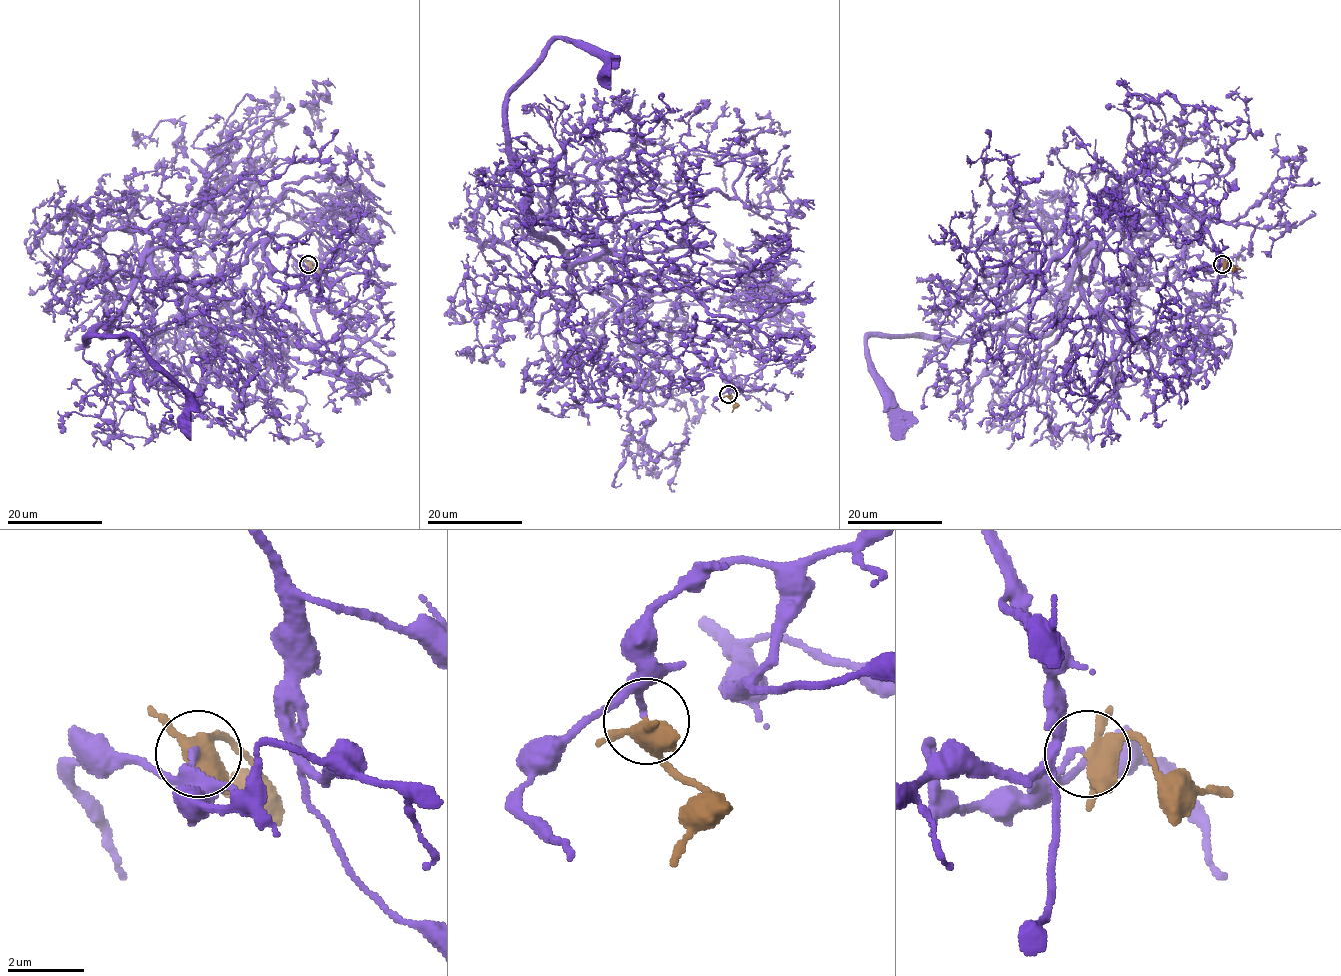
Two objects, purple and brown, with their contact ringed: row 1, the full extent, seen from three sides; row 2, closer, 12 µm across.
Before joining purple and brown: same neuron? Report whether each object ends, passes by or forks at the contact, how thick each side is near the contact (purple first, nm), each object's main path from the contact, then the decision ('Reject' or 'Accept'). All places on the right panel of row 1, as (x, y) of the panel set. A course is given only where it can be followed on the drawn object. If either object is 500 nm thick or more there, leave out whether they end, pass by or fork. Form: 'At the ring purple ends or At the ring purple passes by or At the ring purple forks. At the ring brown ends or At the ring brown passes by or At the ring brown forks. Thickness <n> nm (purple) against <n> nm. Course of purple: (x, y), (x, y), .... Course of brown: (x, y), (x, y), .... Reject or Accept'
At the ring purple ends. At the ring brown forks. Thickness 140 nm (purple) against 400 nm. Course of purple: (1222, 263), (1159, 198), (1148, 228), (1078, 263), (1045, 333), (870, 337), (903, 422). Course of brown: (1223, 263), (1229, 262), (1240, 268). Accept

